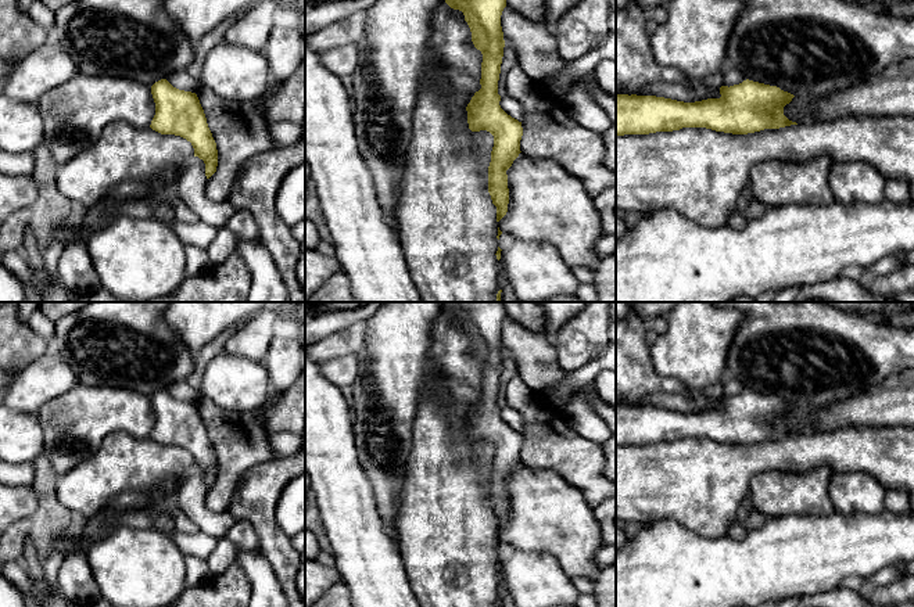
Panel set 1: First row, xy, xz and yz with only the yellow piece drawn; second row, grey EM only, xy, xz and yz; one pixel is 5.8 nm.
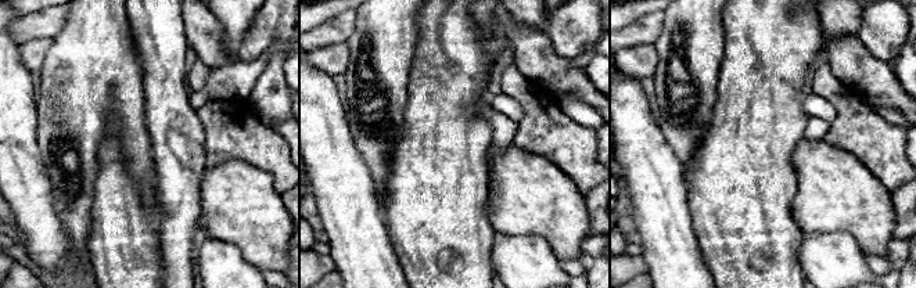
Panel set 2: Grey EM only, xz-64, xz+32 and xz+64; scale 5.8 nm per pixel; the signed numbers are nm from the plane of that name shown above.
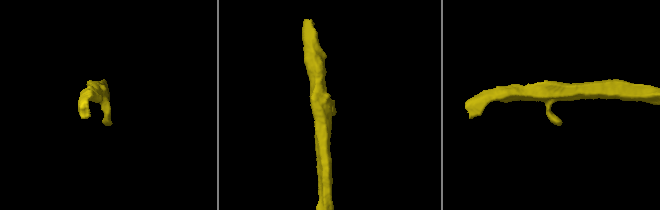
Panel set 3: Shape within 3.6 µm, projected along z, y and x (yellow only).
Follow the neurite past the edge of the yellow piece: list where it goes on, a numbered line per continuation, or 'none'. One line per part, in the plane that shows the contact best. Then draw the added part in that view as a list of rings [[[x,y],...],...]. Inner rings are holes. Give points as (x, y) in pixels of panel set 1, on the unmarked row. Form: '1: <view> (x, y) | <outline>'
1: yz (678, 402) | [[[652,394],[639,398],[635,405],[664,407],[684,413],[695,413],[721,407],[720,399],[709,398],[702,394],[696,394],[692,398],[681,394]]]

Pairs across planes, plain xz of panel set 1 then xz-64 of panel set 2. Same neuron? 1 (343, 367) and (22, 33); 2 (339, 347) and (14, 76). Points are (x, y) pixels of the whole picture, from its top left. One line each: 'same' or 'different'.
1: different
2: different

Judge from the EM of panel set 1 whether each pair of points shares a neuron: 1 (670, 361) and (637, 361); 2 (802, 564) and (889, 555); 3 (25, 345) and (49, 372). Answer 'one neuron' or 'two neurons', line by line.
1: two neurons
2: one neuron
3: two neurons

